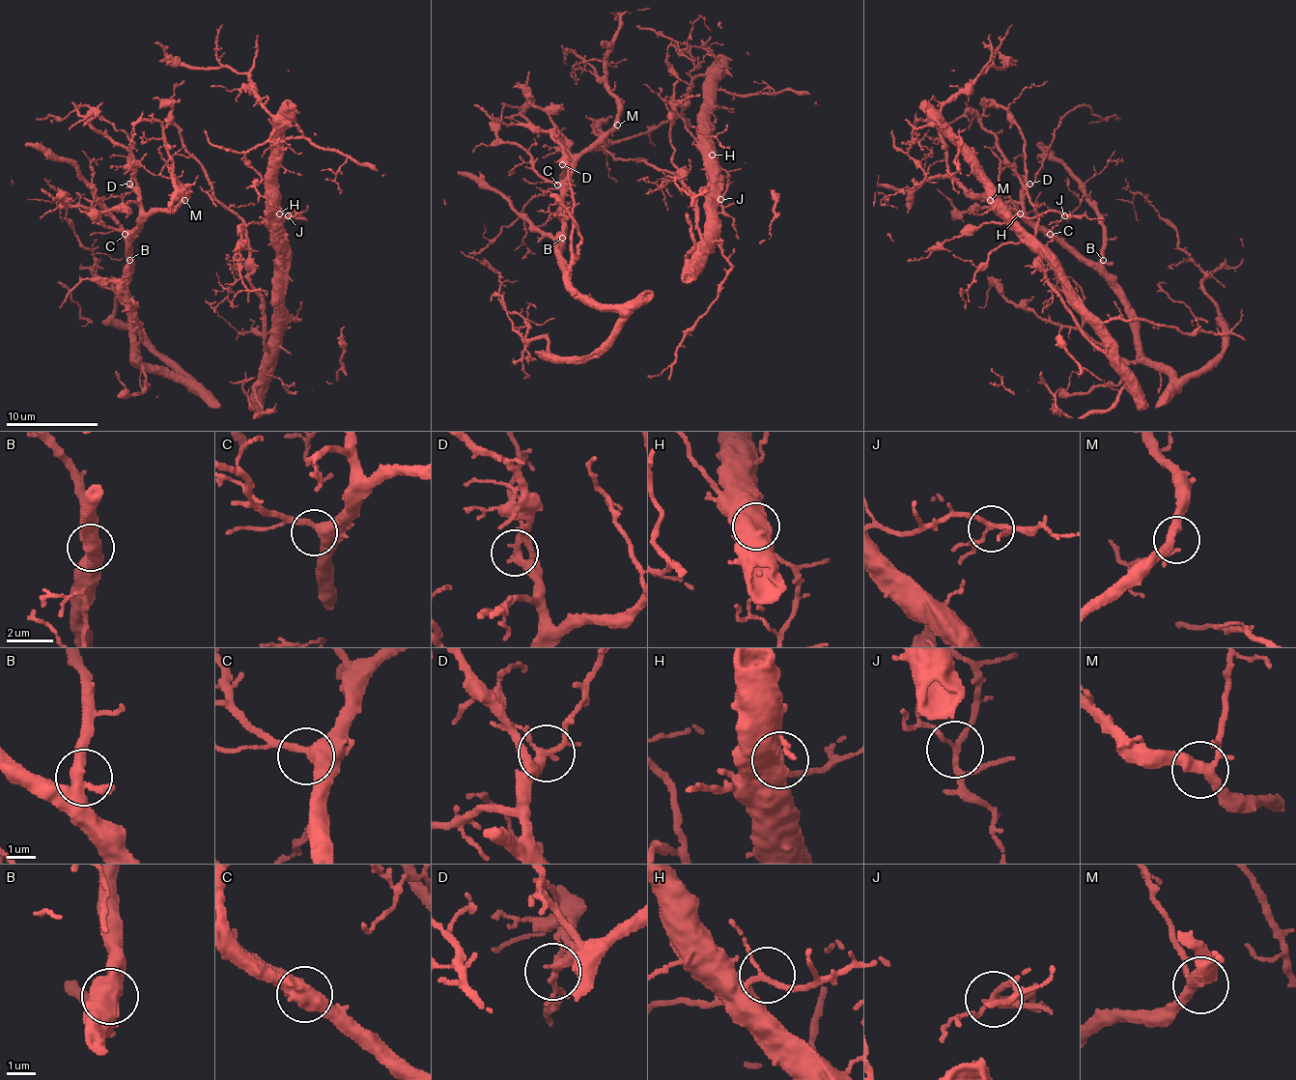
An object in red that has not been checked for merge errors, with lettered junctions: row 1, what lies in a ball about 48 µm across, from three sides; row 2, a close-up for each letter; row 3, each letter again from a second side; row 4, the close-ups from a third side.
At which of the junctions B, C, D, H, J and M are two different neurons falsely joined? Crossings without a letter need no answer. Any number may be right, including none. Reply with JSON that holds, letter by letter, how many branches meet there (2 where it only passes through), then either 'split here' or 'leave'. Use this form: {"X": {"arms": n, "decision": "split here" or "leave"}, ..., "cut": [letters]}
{"B": {"arms": 3, "decision": "leave"}, "C": {"arms": 3, "decision": "leave"}, "D": {"arms": 4, "decision": "leave"}, "H": {"arms": 3, "decision": "leave"}, "J": {"arms": 4, "decision": "leave"}, "M": {"arms": 4, "decision": "leave"}, "cut": []}

